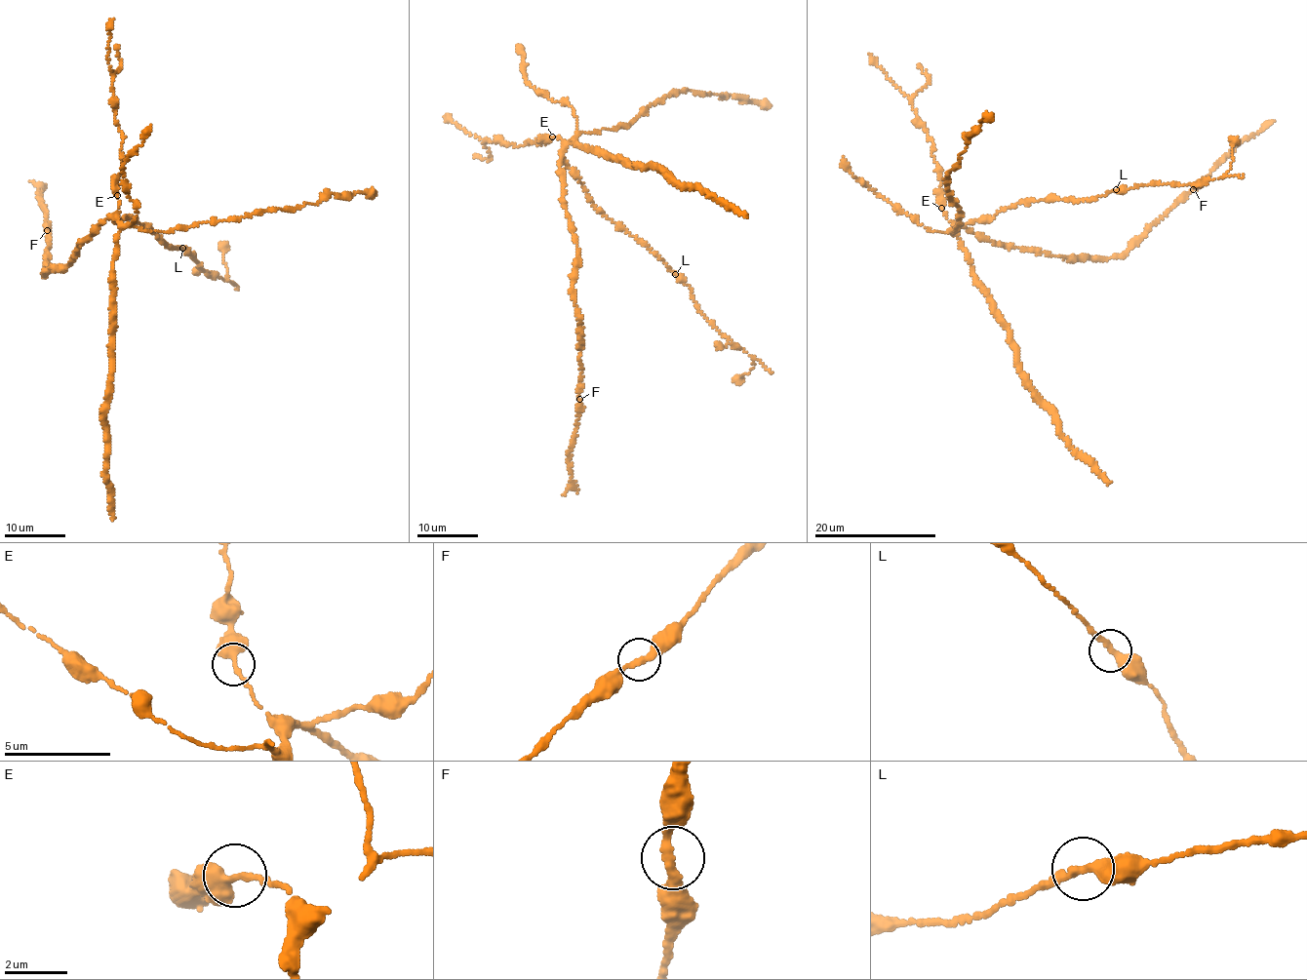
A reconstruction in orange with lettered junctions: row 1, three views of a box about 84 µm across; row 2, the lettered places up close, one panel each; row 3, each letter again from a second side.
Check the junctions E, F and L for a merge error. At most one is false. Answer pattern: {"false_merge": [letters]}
{"false_merge": []}

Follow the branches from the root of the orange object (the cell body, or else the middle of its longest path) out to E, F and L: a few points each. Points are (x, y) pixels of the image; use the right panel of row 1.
E: (980, 239), (963, 226), (950, 222), (941, 208)
F: (980, 239), (1071, 259), (1084, 260), (1088, 256), (1111, 258), (1129, 248), (1193, 189)
L: (980, 239), (966, 224), (990, 219), (1009, 207), (1032, 201), (1092, 198), (1115, 190)

